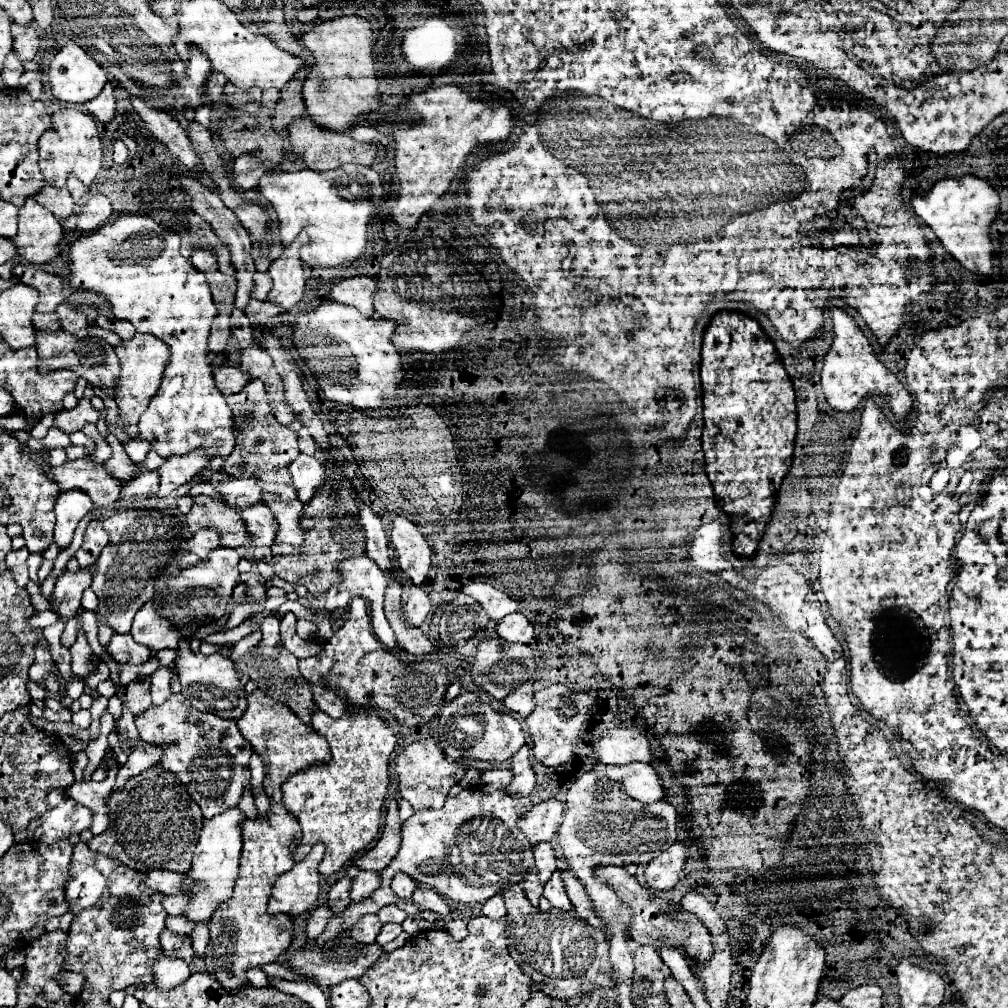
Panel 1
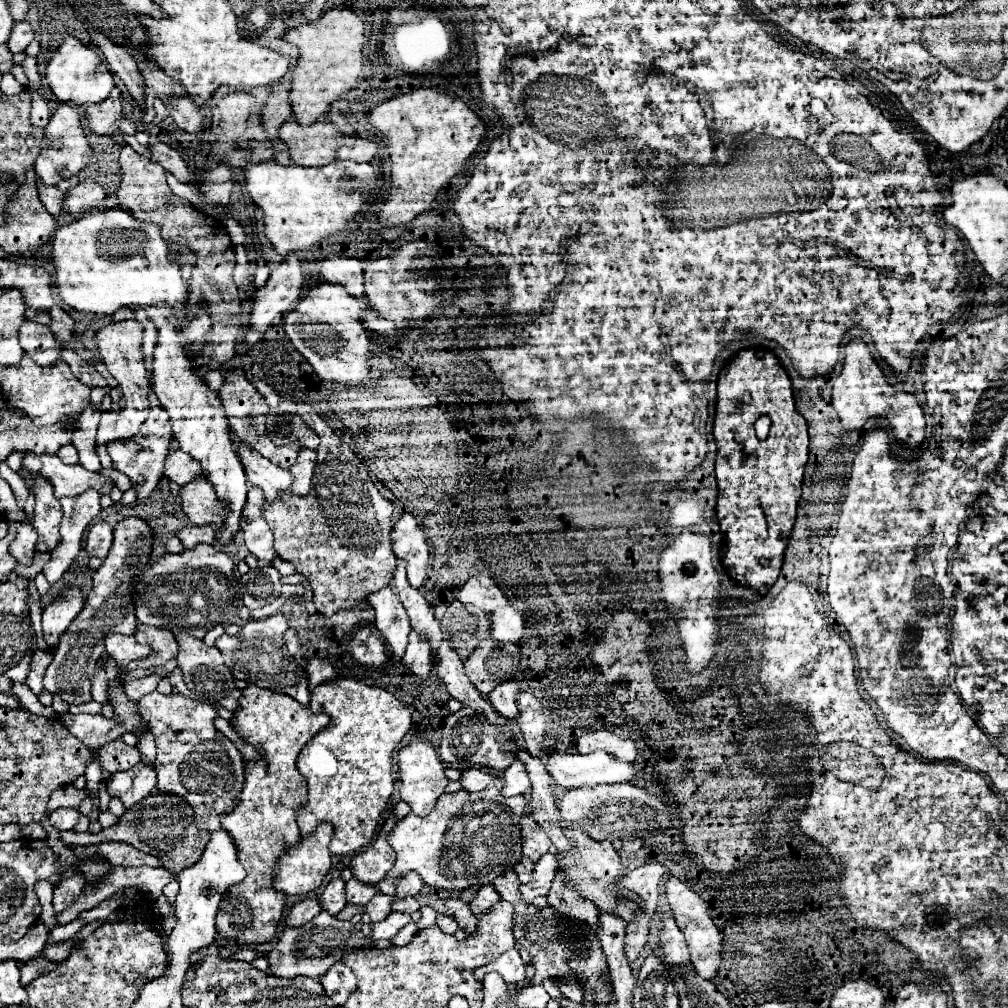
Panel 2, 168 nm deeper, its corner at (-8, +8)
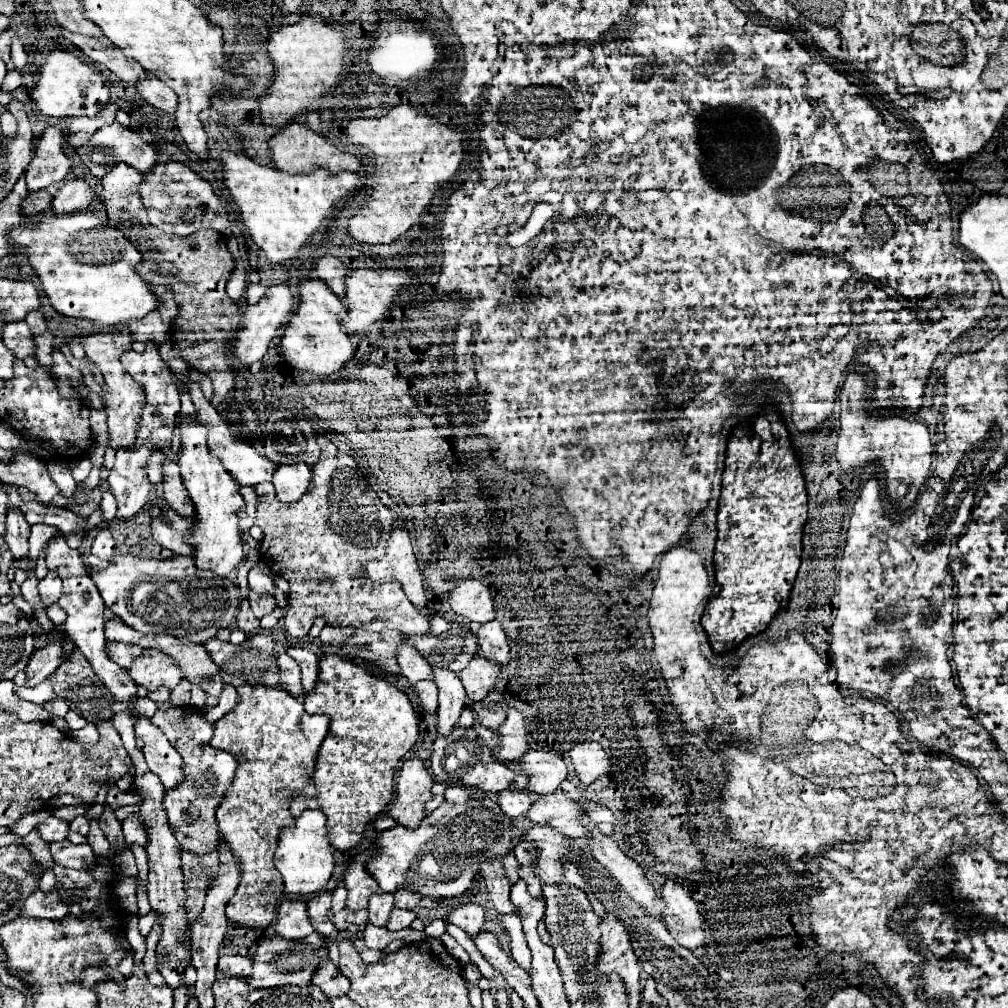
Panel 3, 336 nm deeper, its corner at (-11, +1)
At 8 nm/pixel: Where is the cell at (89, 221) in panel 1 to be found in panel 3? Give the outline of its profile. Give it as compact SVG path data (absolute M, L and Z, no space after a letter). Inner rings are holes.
M73 179L65 181L59 191L53 195L51 207L57 215L67 215L67 213L79 213L85 211L93 201L93 191L83 179Z

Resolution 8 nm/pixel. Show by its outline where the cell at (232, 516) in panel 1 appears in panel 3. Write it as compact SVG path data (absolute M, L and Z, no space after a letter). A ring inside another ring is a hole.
M165 459L163 463L163 499L185 517L195 515L195 507L191 507L191 499L187 499L187 491L183 491L183 483L179 479L179 465L175 461Z

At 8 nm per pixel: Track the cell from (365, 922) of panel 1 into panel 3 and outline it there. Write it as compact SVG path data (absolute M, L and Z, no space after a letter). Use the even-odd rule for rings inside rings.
M375 893L369 897L369 923L385 925L393 909L393 893Z

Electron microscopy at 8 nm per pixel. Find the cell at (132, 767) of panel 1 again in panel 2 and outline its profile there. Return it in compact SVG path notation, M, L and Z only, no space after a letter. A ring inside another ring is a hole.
M140 762L124 772L116 772L108 780L110 796L118 796L126 808L148 796L154 786L156 786L156 772L146 762Z

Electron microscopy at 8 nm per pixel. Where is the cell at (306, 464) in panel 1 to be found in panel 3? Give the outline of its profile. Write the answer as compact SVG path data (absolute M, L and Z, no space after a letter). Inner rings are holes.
M307 463L279 465L271 483L281 503L293 503L303 497L311 483L311 467Z

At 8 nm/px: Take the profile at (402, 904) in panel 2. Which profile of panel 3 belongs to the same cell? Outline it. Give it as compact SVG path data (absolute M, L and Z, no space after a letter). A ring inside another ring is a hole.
M393 909L393 911L391 911L391 917L389 917L389 921L387 921L387 929L391 929L391 931L407 929L413 919L415 919L415 913L413 913L413 911Z

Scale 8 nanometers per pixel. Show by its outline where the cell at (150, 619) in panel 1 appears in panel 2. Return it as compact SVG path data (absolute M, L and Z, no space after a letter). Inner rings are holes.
M138 624L134 636L136 636L136 640L140 644L150 644L154 648L158 664L164 664L166 660L174 658L176 652L178 652L176 638L174 638L172 630L168 630L168 628L156 628L156 626Z

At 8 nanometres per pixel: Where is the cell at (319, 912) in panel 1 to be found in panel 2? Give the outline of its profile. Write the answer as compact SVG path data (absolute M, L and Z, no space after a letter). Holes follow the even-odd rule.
M306 898L306 900L298 902L298 904L290 910L290 914L286 916L286 924L288 924L288 926L304 926L304 924L308 924L314 916L318 916L320 912L322 912L320 900L316 900L316 898Z

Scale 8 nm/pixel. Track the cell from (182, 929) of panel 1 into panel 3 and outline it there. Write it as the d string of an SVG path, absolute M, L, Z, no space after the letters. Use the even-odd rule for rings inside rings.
M151 911L148 915L144 917L139 917L138 929L143 937L147 937L149 935L152 926L157 918L158 915L157 913L155 913L155 911Z

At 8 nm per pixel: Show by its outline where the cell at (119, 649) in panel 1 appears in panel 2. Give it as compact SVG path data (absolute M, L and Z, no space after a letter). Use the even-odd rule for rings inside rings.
M108 634L104 644L106 644L108 654L116 658L120 668L126 668L128 662L132 662L132 660L146 658L152 652L152 646L148 648L148 644L146 646L138 644L134 636L124 636L124 634Z

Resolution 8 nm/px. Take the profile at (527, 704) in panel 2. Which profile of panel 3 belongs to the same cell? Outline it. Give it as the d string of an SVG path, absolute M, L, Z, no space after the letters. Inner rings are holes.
M517 709L507 711L507 719L497 729L497 733L501 735L501 741L499 741L497 749L491 751L493 759L509 761L509 759L515 759L515 757L523 755L523 751L529 751L527 723L525 723L525 717Z

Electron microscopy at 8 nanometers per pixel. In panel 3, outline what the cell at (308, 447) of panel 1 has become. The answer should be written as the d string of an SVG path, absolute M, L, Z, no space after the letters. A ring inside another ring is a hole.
M314 437L308 440L308 453L306 455L308 456L308 461L307 459L304 460L311 466L312 469L313 465L317 463L321 455L321 448Z

